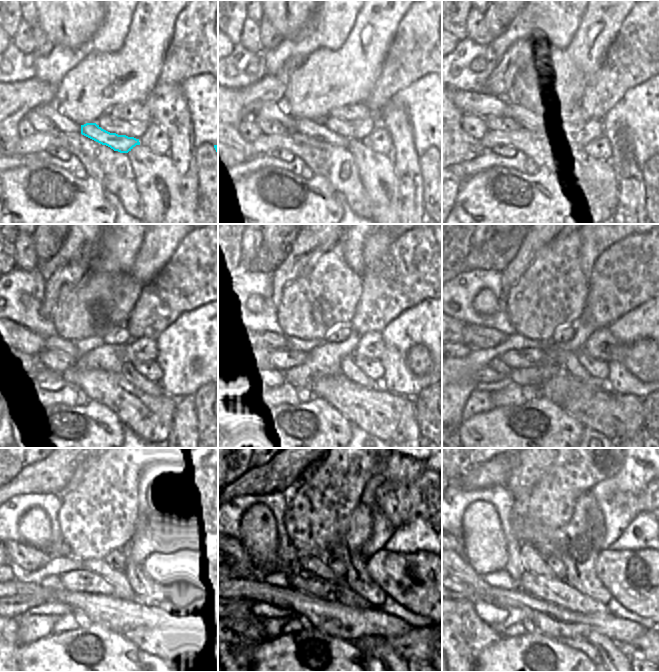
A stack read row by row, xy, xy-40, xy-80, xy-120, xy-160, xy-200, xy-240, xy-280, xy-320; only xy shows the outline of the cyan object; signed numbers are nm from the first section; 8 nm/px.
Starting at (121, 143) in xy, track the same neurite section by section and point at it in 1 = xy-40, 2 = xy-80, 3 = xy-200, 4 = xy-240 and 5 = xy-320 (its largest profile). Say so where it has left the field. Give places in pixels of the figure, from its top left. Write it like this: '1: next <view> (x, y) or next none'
1: next xy-40 (316, 129)
2: next xy-80 (525, 118)
3: next xy-200 (475, 336)
4: next xy-240 (25, 559)
5: next xy-320 (462, 548)

